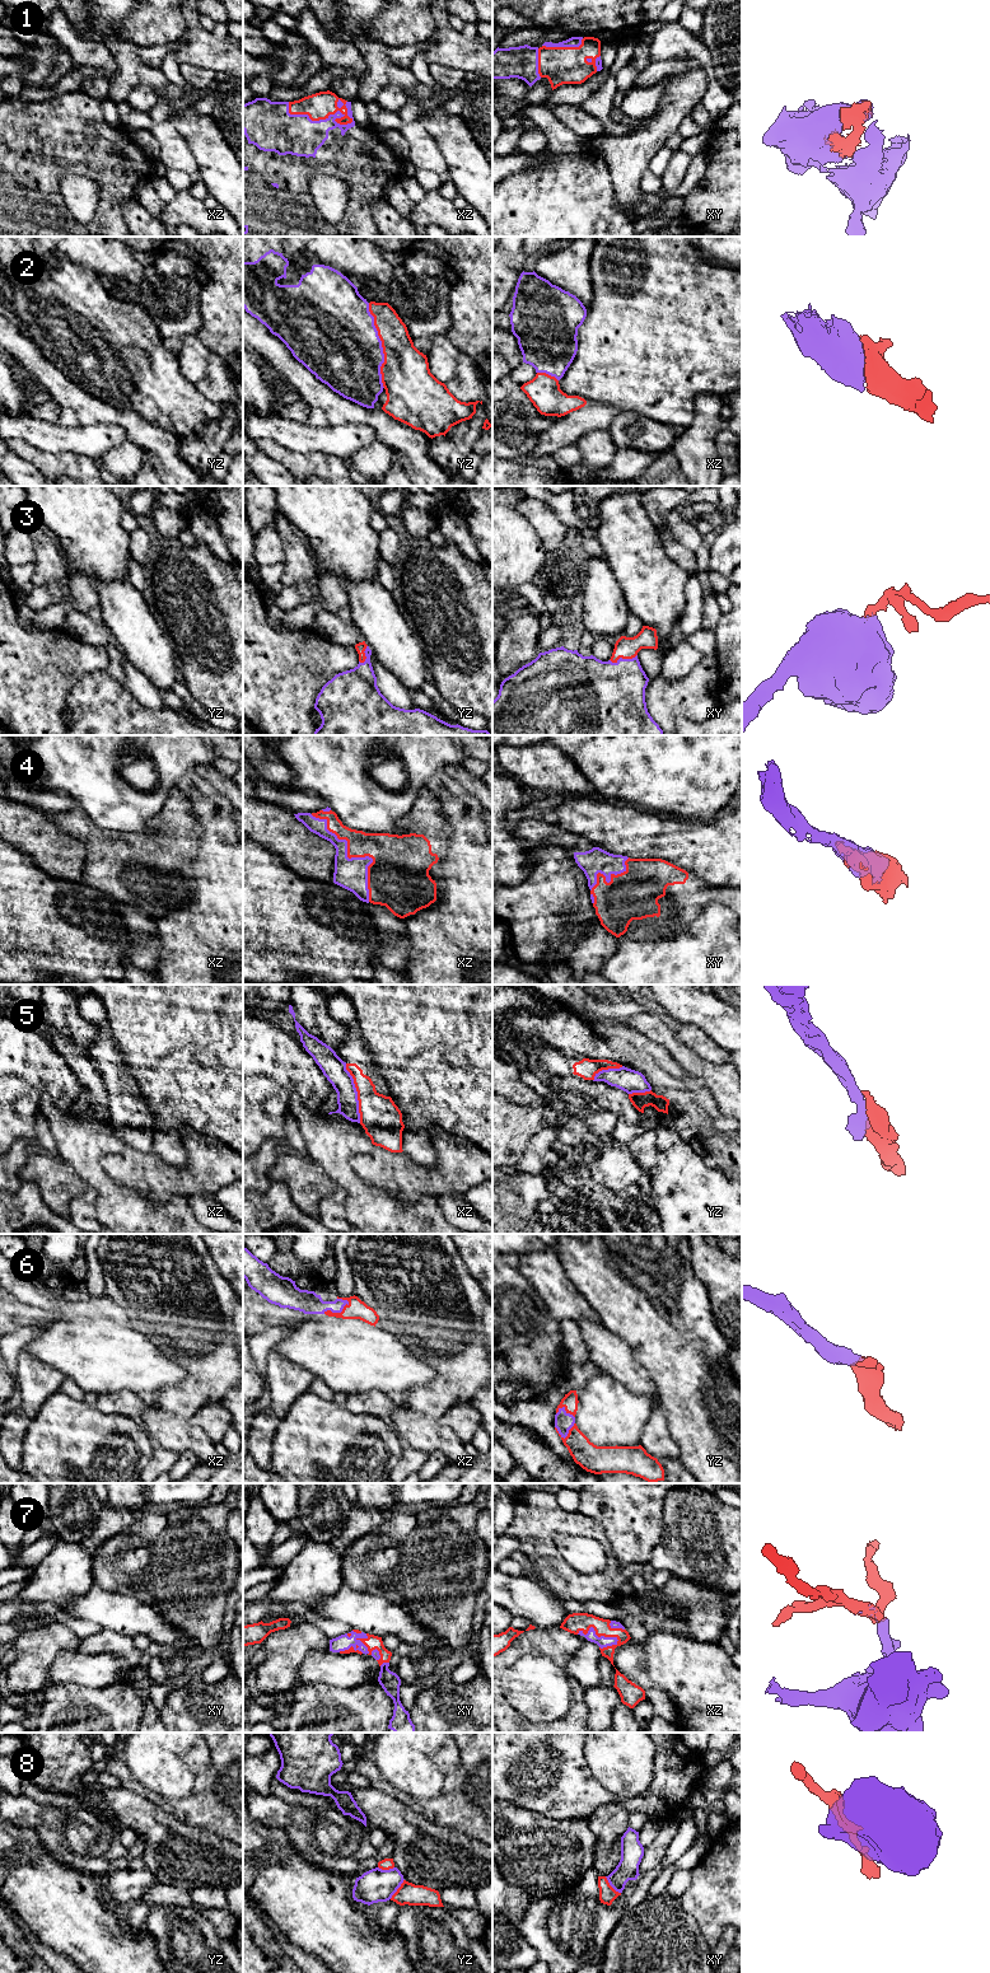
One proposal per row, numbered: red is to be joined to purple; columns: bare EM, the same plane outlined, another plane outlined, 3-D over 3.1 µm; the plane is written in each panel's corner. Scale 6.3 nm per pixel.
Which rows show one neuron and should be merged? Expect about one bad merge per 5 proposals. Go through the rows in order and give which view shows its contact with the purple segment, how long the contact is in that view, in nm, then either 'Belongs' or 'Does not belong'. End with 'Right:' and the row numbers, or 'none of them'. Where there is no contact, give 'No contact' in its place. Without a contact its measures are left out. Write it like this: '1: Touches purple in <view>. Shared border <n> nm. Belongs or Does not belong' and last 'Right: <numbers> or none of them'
1: Touches purple in xz. Shared border 440 nm. Belongs
2: Touches purple in yz. Shared border 550 nm. Belongs
3: Touches purple in xy. Shared border 180 nm. Belongs
4: Touches purple in xz. Shared border 650 nm. Belongs
5: Touches purple in xz. Shared border 380 nm. Does not belong
6: Touches purple in xz. Shared border 180 nm. Belongs
7: Touches purple in xz. Shared border 280 nm. Belongs
8: Touches purple in yz. Shared border 160 nm. Does not belong
Right: 1, 2, 3, 4, 6, 7

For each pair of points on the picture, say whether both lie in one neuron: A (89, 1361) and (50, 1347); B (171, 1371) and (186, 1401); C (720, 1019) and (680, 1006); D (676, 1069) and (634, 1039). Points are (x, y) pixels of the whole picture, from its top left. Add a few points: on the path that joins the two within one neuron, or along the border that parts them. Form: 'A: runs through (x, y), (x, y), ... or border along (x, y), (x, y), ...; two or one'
A: runs through (79, 1351), (75, 1347), (60, 1347); one
B: border along (186, 1368), (180, 1382), (150, 1396); two
C: runs through (710, 1014), (703, 1009), (690, 1006); one
D: runs through (666, 1061), (644, 1043); one

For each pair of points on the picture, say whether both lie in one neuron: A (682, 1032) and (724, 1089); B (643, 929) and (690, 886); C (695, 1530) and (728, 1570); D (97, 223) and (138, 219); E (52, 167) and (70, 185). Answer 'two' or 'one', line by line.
A: two
B: one
C: one
D: two
E: two

